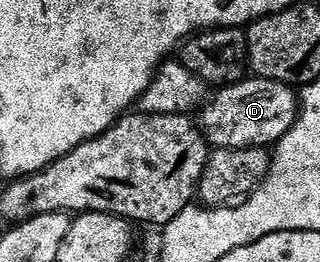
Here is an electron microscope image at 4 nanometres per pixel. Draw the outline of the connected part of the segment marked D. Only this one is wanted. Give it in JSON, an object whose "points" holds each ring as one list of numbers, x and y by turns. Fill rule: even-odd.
{"points":[[246,77,240,83,233,83,230,87,222,87,212,92,211,98,200,108,199,126,214,148,269,149,292,129,298,114,299,95,290,84]]}

